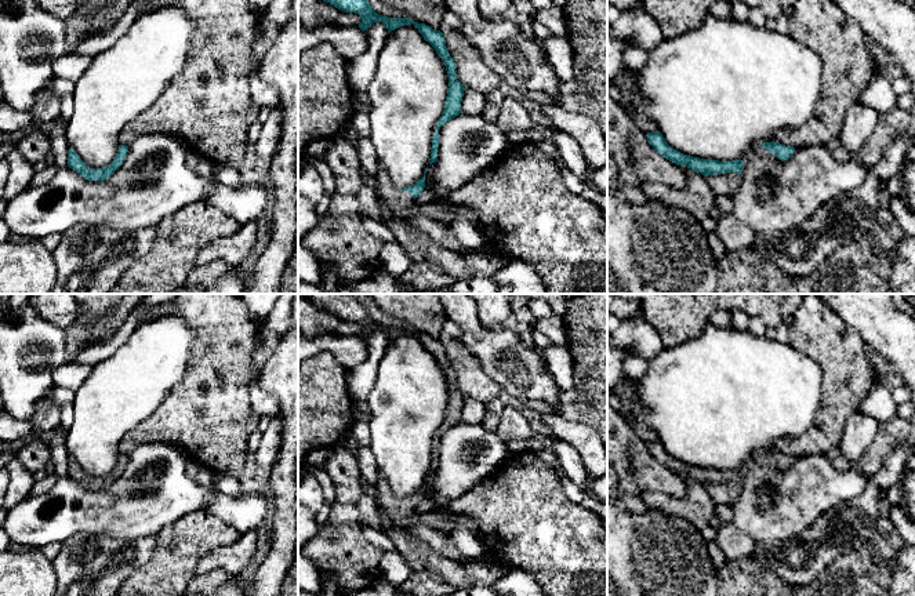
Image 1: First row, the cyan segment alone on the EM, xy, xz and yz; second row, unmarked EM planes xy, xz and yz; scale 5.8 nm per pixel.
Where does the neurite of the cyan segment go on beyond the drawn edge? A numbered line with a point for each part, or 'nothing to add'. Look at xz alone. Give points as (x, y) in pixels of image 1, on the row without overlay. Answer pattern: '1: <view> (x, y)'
1: xz (396, 509)

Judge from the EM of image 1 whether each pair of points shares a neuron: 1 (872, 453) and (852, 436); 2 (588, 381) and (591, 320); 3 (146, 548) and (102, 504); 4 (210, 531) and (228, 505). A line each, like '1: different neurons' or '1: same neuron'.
1: different neurons
2: same neuron
3: different neurons
4: different neurons

